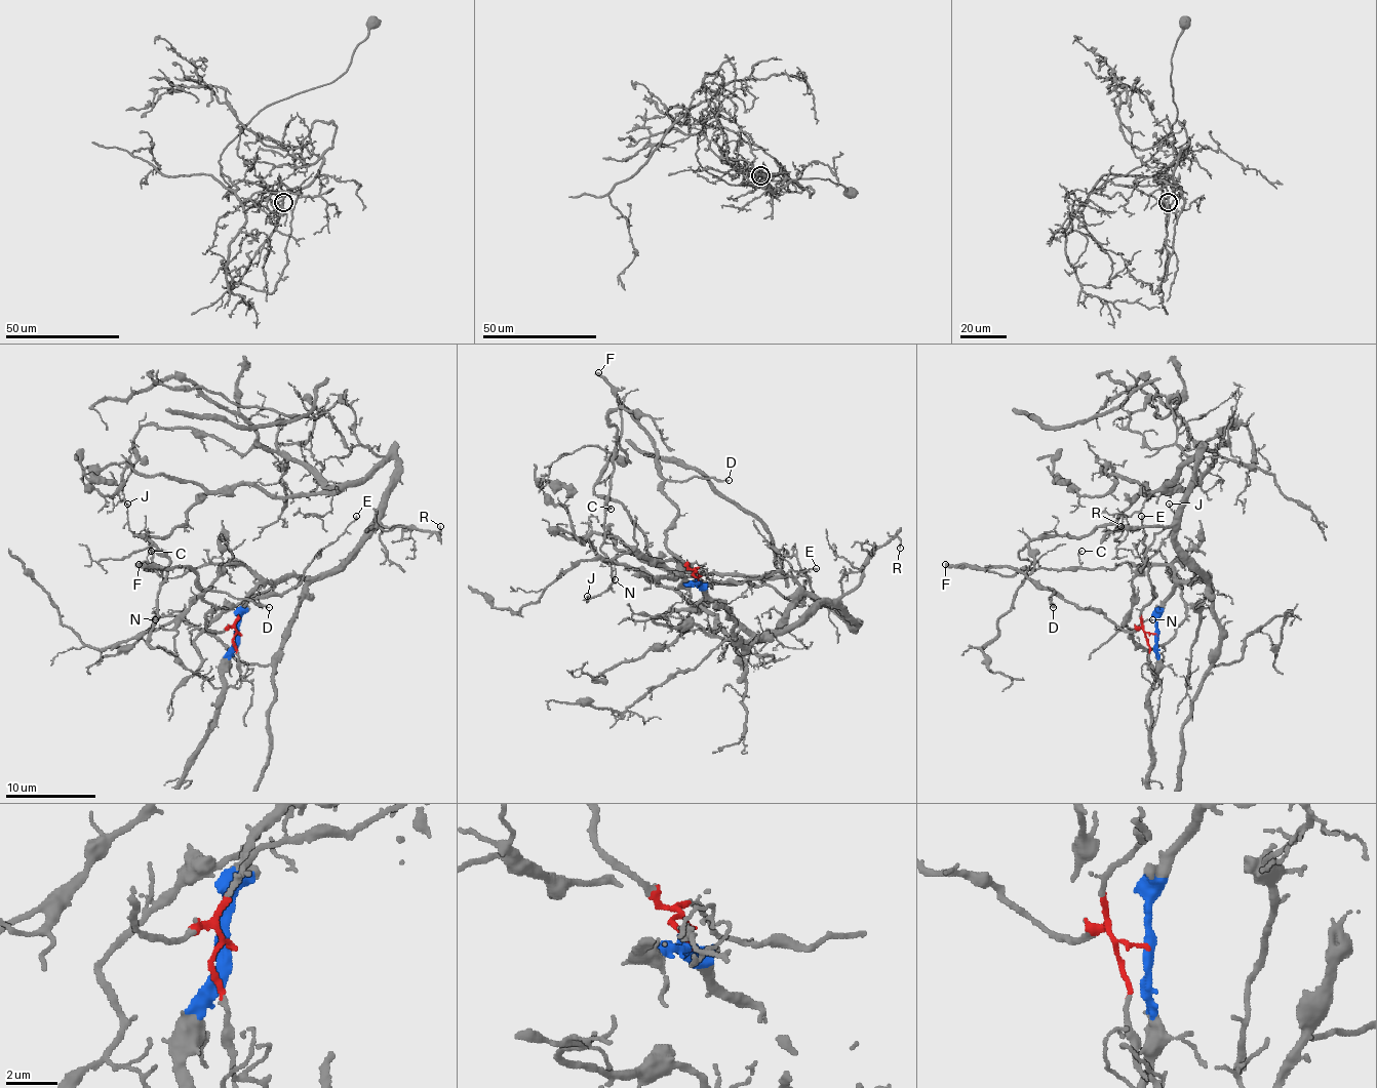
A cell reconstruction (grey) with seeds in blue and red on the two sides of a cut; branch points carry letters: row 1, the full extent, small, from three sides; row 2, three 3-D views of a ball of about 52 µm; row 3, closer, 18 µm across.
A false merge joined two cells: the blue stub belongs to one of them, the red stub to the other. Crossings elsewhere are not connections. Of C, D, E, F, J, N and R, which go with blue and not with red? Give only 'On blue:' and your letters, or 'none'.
On blue: N, R

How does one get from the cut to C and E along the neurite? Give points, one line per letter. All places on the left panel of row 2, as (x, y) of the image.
C: (238, 634), (206, 627), (218, 609), (199, 577), (190, 568), (147, 568), (152, 550)
E: (238, 634), (235, 630), (240, 611), (251, 600), (283, 595), (301, 579), (304, 568), (355, 516)

